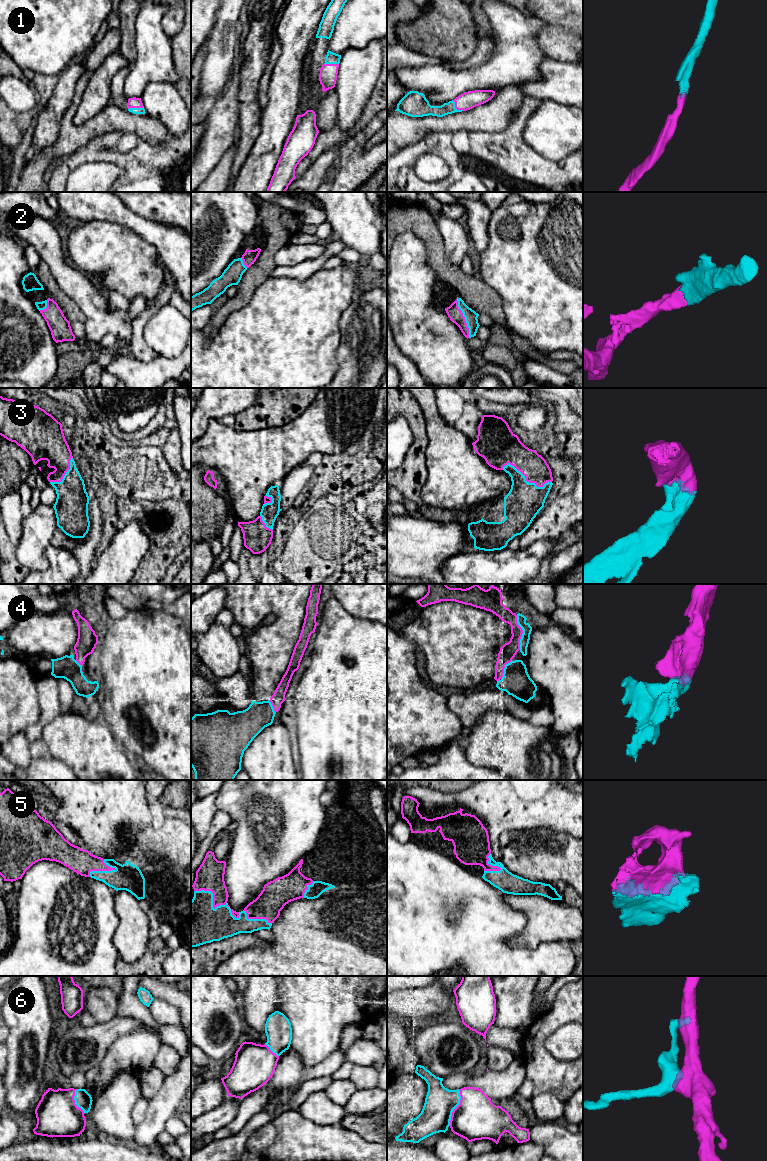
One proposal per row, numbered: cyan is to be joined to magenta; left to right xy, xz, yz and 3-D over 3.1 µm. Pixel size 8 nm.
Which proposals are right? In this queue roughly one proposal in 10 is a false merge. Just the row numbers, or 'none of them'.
1, 2, 3, 4, 5, 6

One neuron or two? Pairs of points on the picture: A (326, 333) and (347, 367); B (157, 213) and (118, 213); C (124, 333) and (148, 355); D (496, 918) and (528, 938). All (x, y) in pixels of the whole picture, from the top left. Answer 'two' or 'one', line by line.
A: two
B: two
C: two
D: two

